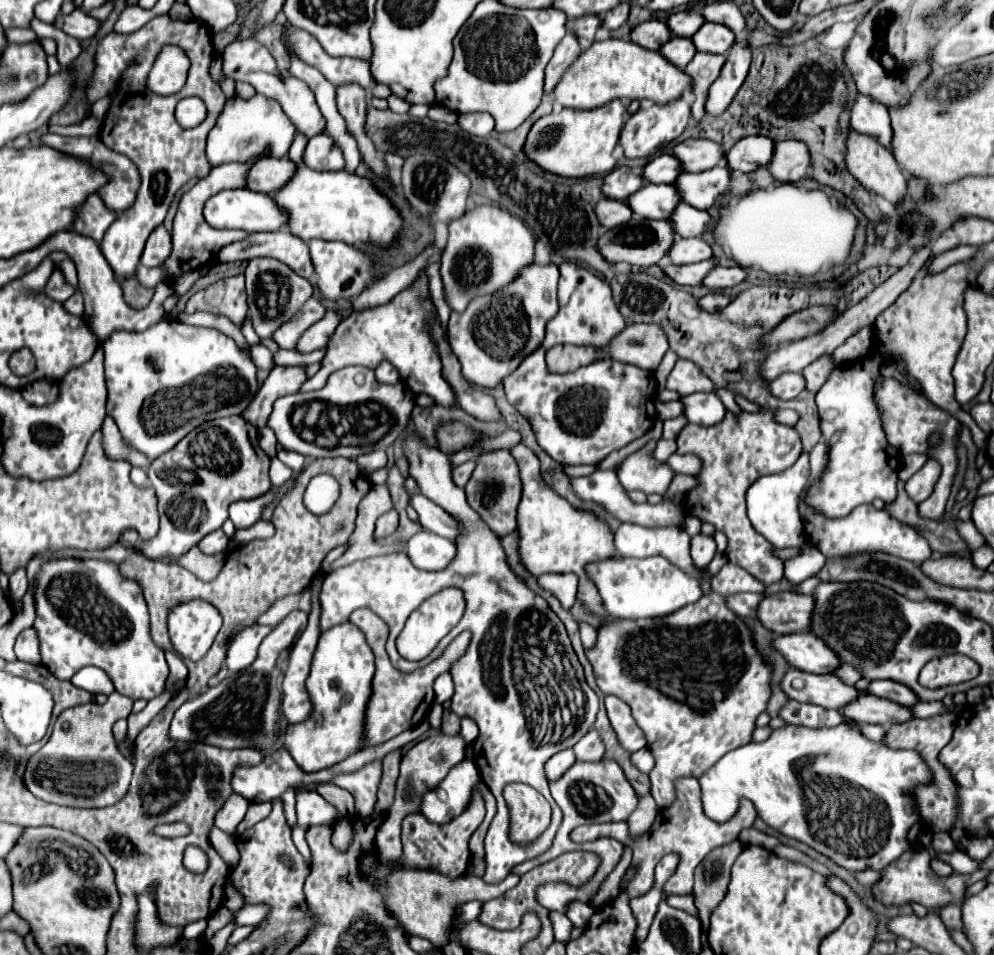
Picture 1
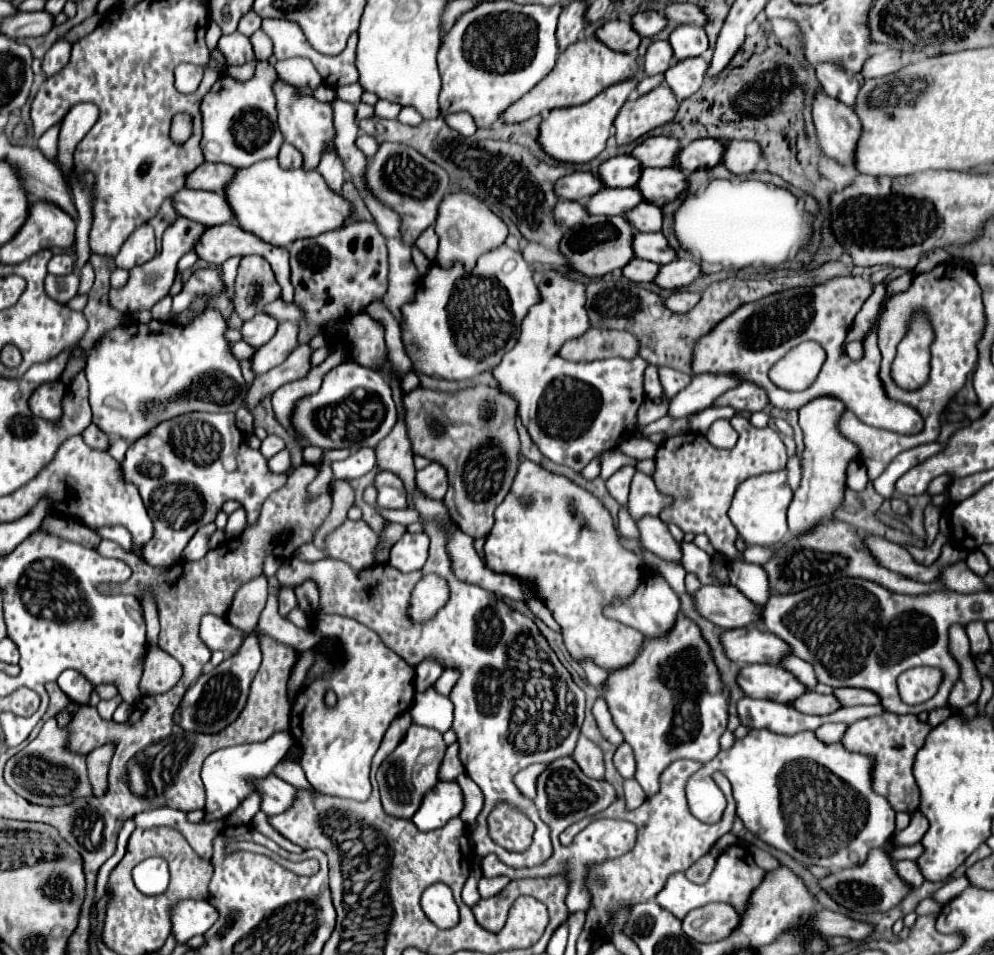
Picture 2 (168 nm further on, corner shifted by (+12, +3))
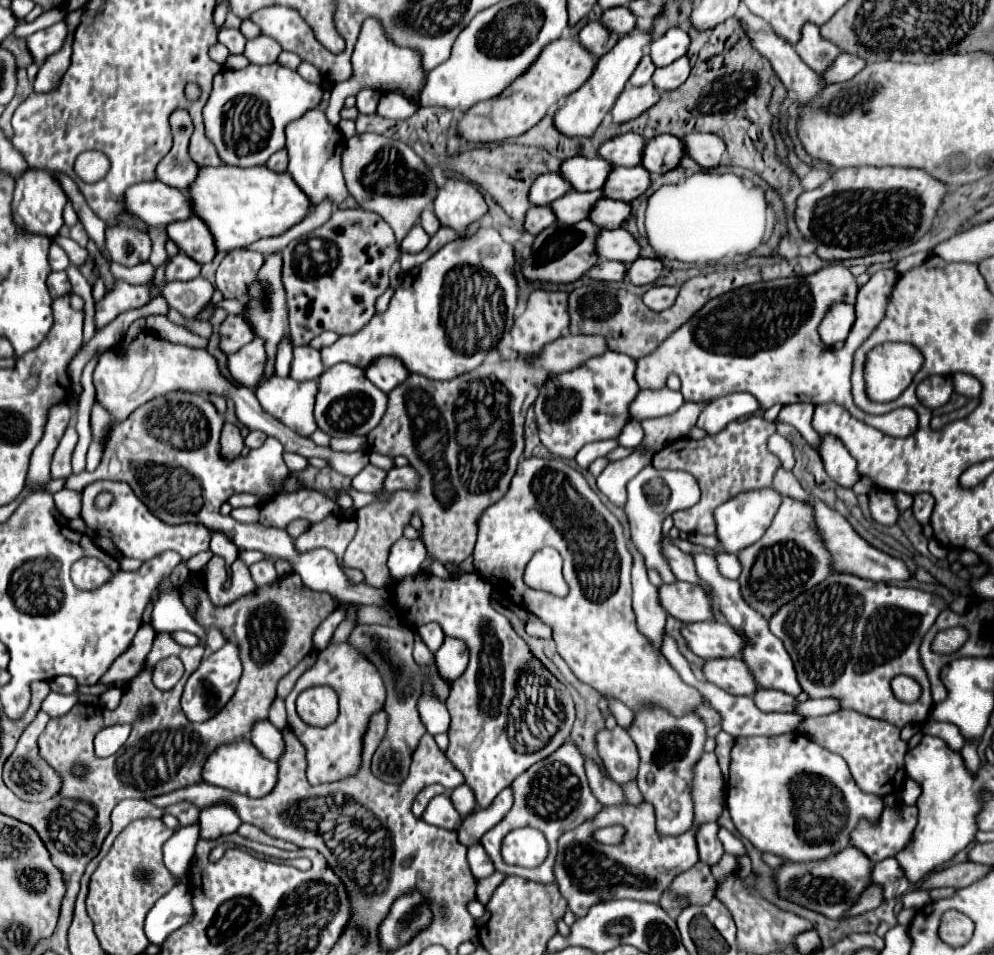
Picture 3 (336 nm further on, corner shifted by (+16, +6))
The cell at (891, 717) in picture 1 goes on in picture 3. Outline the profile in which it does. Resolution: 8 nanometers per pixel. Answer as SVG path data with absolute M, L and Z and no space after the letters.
M780 690L756 692L754 700L758 708L764 708L764 712L794 712L794 708L798 706L796 696L784 694Z

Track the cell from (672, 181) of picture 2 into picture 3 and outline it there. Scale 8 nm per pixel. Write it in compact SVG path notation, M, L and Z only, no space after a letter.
M636 166L636 168L616 168L608 176L602 190L606 198L632 202L640 198L650 186L652 186L652 174L644 166Z

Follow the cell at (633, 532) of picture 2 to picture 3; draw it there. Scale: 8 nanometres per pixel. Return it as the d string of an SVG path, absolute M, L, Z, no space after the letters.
M630 544L630 552L634 556L634 568L632 568L632 600L634 600L634 614L636 624L644 636L648 636L656 648L660 648L660 636L666 626L666 612L660 604L658 588L648 582L646 576L646 564L644 556L636 550L636 546Z

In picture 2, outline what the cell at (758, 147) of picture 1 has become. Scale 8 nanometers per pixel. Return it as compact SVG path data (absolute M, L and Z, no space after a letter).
M696 139L680 149L678 155L678 167L684 169L686 173L714 167L722 161L724 153L724 143L716 139Z

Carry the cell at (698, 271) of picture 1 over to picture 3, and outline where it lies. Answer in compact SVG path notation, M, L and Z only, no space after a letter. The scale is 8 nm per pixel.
M600 260L596 268L592 268L588 274L594 280L604 280L604 282L620 282L626 280L628 264L624 262L614 262L614 260Z

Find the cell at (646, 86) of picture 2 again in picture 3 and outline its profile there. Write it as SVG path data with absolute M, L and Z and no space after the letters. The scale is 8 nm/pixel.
M670 28L650 46L650 56L656 66L668 66L674 60L686 56L690 46L690 36L682 28Z

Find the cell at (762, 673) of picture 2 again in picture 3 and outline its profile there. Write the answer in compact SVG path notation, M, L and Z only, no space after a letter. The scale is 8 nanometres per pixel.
M714 658L704 666L706 680L732 694L754 696L760 686L742 658Z

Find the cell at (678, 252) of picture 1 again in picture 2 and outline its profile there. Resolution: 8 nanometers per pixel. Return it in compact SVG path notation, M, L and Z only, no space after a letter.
M636 233L632 239L632 251L634 257L654 261L658 265L676 259L676 253L668 247L668 241L662 233Z

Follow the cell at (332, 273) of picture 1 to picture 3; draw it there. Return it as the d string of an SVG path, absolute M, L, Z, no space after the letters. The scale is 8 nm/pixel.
M352 208L352 210L336 210L326 224L312 230L306 236L292 240L284 252L282 266L282 282L288 300L288 320L290 320L290 336L292 344L310 344L322 330L334 330L340 336L354 334L362 326L370 322L374 316L374 302L388 288L388 270L398 260L400 252L396 252L396 238L392 228L380 220L374 212Z

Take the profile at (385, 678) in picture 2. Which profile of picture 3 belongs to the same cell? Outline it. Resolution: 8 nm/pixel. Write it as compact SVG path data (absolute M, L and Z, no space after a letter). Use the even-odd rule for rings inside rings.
M350 642L332 644L324 652L318 654L316 664L312 668L308 668L298 678L294 690L286 698L288 726L294 732L294 736L302 742L302 746L306 748L306 777L312 786L330 784L330 782L338 782L338 780L346 780L346 778L356 776L356 772L360 770L364 734L368 730L370 718L378 710L384 708L384 702L386 702L386 686L382 682L382 676L380 676L378 668L364 654L360 654L358 650L354 649ZM342 672L344 672L344 686L342 686ZM324 684L336 688L338 702L340 702L340 716L336 718L334 724L318 728L318 726L310 726L302 718L298 718L296 698L302 690L312 688L312 686L324 686ZM340 744L344 744L344 746L340 746Z

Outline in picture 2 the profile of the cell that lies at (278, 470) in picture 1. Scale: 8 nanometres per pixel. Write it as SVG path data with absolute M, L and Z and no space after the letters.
M280 451L276 453L272 459L270 459L270 469L276 471L276 473L284 473L292 467L292 457L290 457L290 451Z

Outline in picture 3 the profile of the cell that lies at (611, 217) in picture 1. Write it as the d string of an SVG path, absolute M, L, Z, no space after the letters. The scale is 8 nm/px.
M532 206L528 210L528 216L526 216L526 222L524 222L524 228L530 232L530 234L540 234L544 228L556 224L558 218L556 214L552 212L550 206Z

